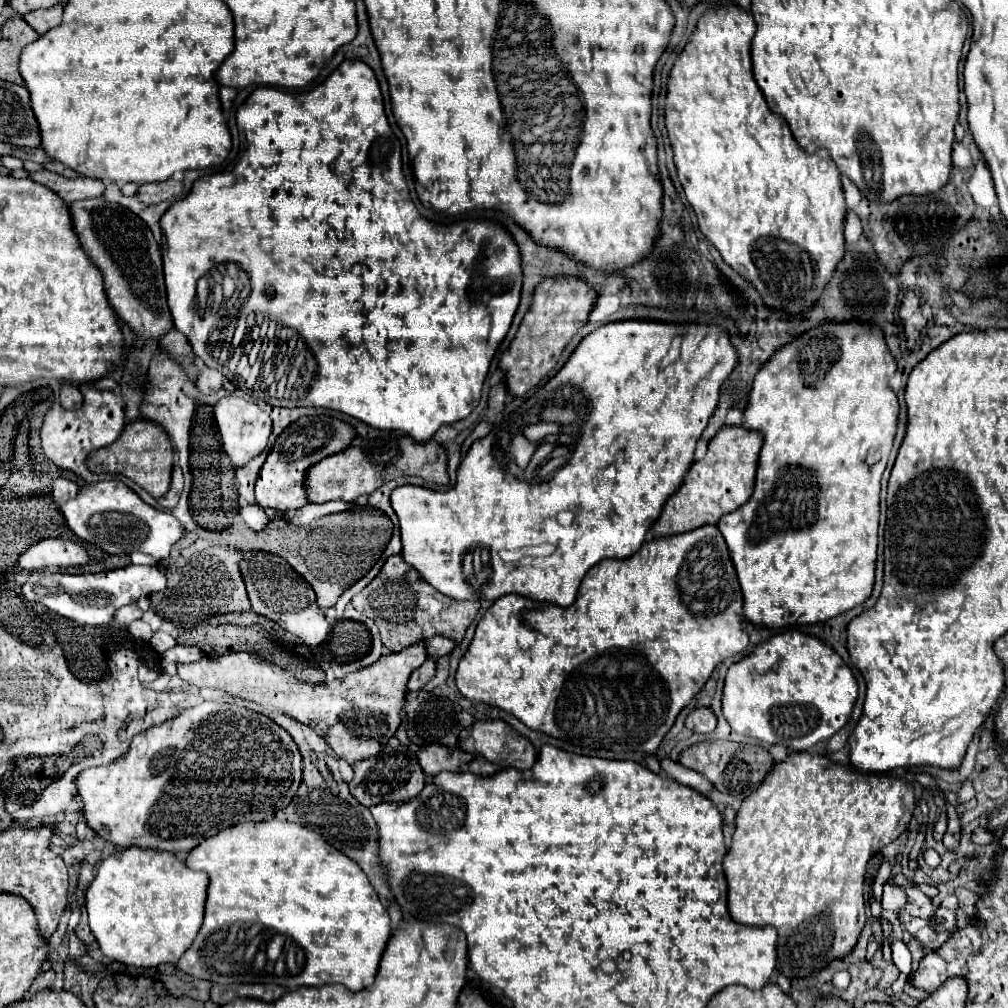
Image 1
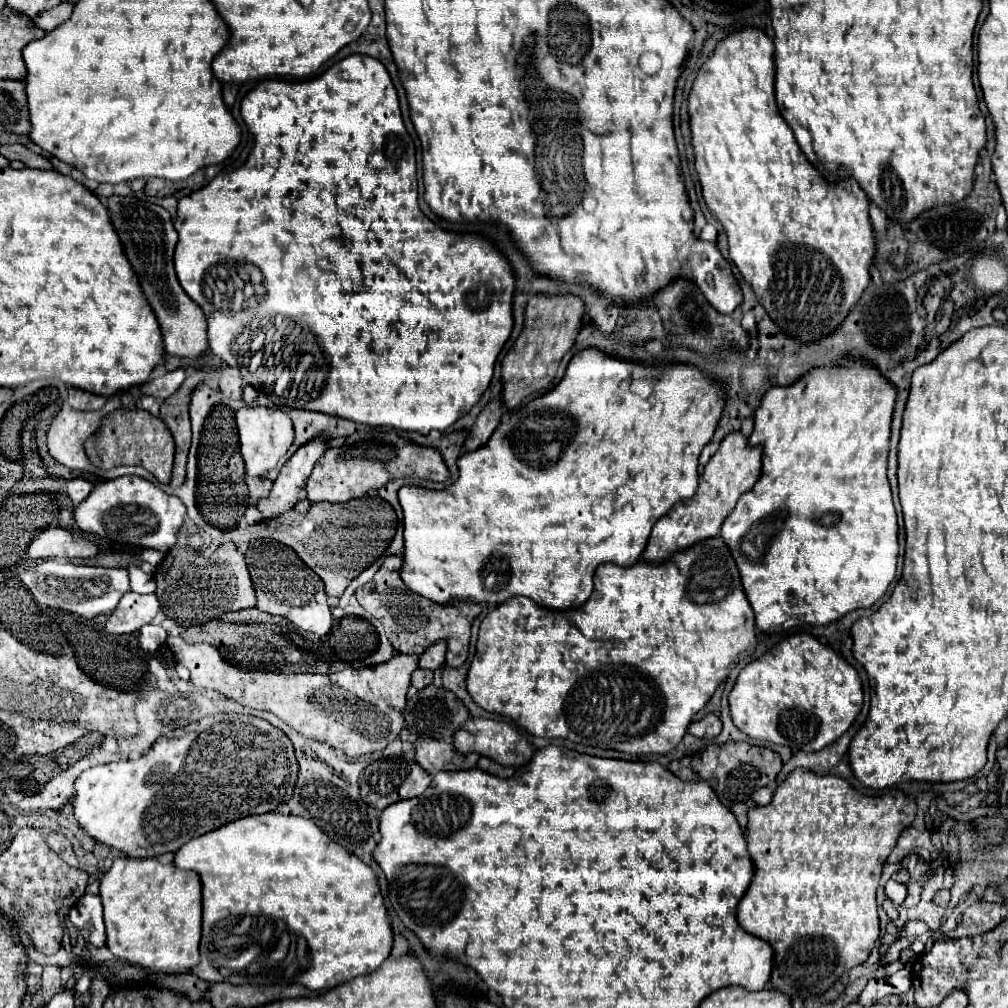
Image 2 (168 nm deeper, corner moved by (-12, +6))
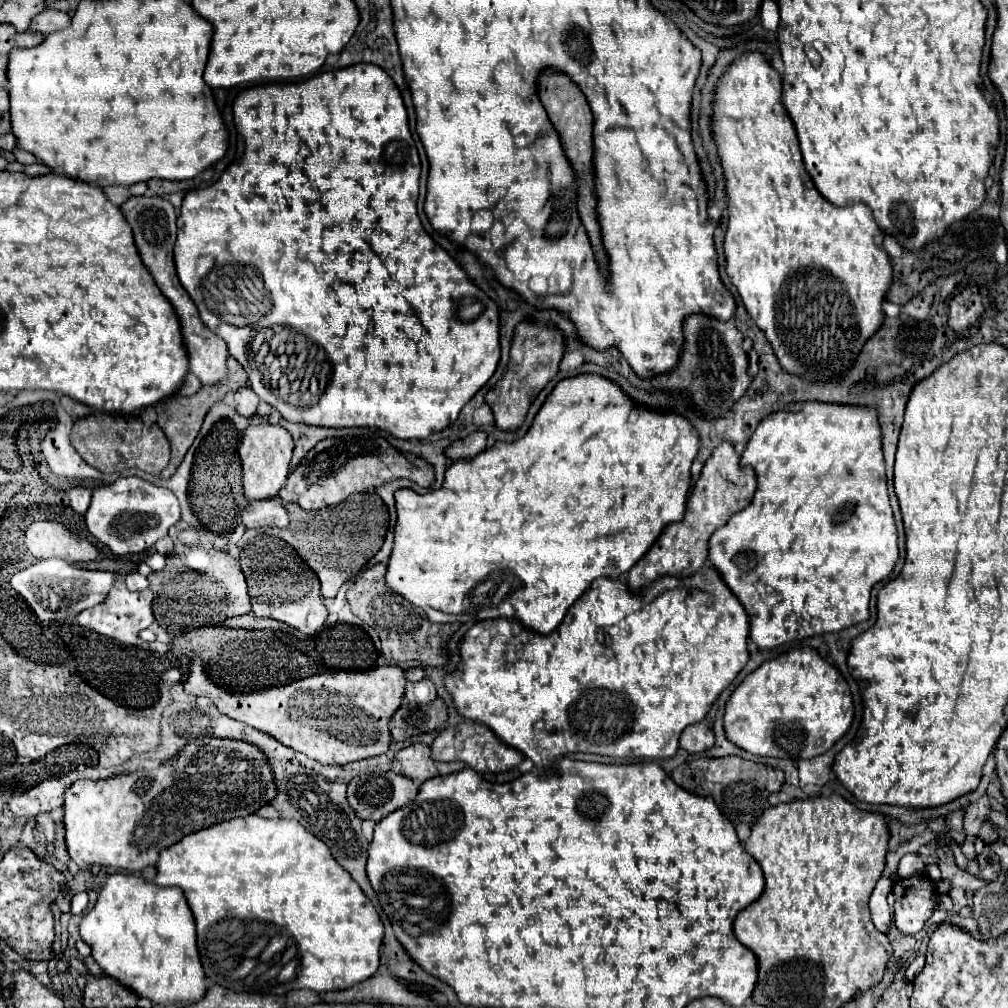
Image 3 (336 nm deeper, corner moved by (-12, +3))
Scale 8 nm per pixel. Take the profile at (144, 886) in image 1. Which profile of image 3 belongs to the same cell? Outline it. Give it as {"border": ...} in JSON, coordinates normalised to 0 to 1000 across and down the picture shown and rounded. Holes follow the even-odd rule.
{"border":[[[113,867],[105,873],[101,885],[99,885],[99,891],[95,895],[95,899],[81,911],[79,915],[79,931],[91,940],[91,950],[97,954],[101,966],[113,970],[117,976],[121,976],[123,980],[131,982],[135,988],[139,990],[147,990],[151,992],[153,996],[159,996],[159,998],[165,998],[165,996],[192,996],[196,992],[200,992],[200,988],[204,986],[204,968],[202,968],[202,962],[200,962],[200,956],[198,956],[198,948],[196,948],[196,940],[194,940],[194,921],[192,921],[192,909],[188,905],[188,899],[185,897],[185,891],[181,887],[179,881],[159,881],[159,879],[153,879],[151,875],[143,875],[141,871],[135,871],[135,869],[127,869],[127,867]]]}

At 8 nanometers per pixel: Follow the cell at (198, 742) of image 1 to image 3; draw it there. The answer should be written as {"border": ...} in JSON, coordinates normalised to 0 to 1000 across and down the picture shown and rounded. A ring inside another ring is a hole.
{"border":[[[196,732],[173,756],[155,764],[119,768],[97,776],[73,776],[63,786],[65,843],[79,861],[97,857],[137,865],[153,859],[159,843],[185,827],[234,810],[248,810],[272,790],[272,772],[258,742],[236,734]]]}

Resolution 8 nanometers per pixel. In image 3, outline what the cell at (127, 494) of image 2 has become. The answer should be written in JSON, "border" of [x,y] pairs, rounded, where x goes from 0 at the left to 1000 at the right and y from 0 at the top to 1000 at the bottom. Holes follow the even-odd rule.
{"border":[[[127,472],[117,474],[109,482],[95,484],[83,514],[89,530],[105,540],[113,550],[139,550],[149,546],[155,536],[165,532],[167,524],[179,516],[179,502],[167,484],[153,482],[137,472]]]}

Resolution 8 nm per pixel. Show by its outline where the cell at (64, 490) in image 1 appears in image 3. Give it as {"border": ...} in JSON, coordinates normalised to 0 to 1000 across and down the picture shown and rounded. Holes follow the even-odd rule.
{"border":[[[75,482],[75,484],[71,484],[71,486],[67,488],[67,492],[69,492],[69,503],[73,504],[77,510],[83,510],[83,508],[87,506],[87,502],[89,502],[89,492],[91,492],[91,488],[89,488],[87,484]]]}

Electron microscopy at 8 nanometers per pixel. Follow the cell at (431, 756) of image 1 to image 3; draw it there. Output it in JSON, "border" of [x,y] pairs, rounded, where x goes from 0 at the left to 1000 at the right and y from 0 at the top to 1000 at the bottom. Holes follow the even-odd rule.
{"border":[[[409,738],[401,744],[397,744],[391,754],[397,758],[397,768],[411,774],[413,778],[419,778],[431,770],[437,768],[448,768],[460,762],[458,756],[433,756],[427,750],[427,740],[423,738]]]}

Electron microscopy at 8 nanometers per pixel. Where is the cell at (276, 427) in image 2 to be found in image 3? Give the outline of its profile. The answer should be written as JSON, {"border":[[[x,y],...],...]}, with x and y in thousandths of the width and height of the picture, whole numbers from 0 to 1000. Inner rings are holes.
{"border":[[[248,421],[244,425],[236,448],[240,456],[242,492],[246,496],[268,496],[276,492],[276,488],[284,482],[284,474],[288,470],[290,444],[292,444],[292,438],[288,437],[288,431],[280,423]]]}

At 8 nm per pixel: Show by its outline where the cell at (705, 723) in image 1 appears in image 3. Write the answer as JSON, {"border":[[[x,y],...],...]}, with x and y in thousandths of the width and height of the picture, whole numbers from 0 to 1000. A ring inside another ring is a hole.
{"border":[[[698,718],[683,720],[675,730],[675,742],[679,742],[683,748],[694,748],[698,744],[704,744],[708,740],[708,726]]]}

